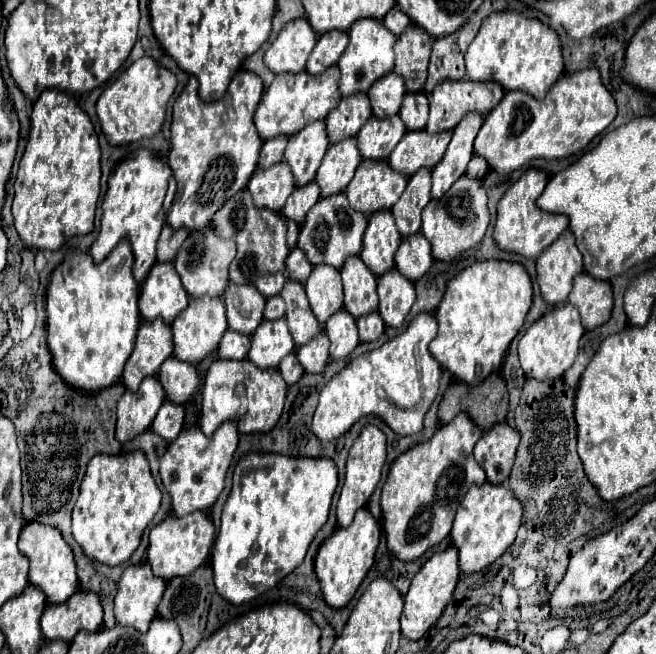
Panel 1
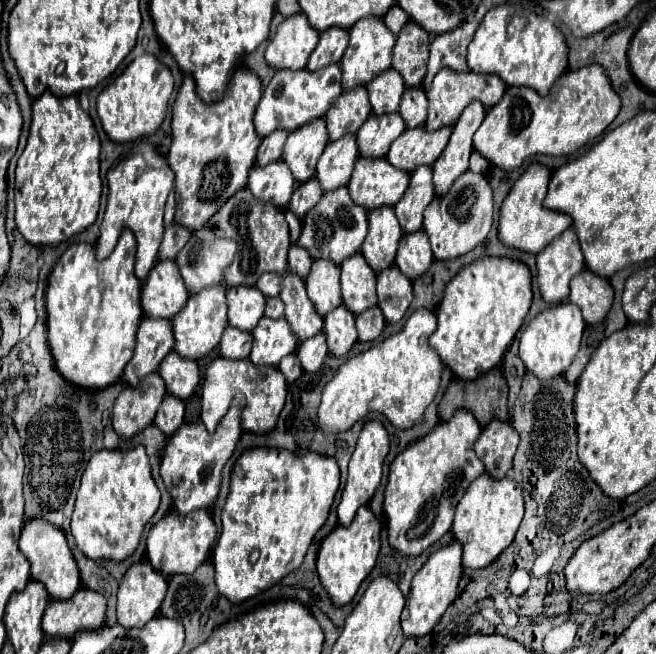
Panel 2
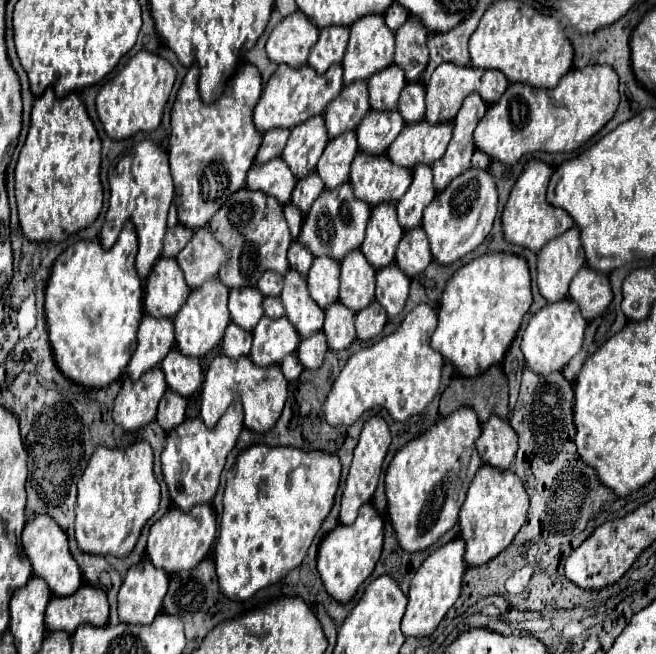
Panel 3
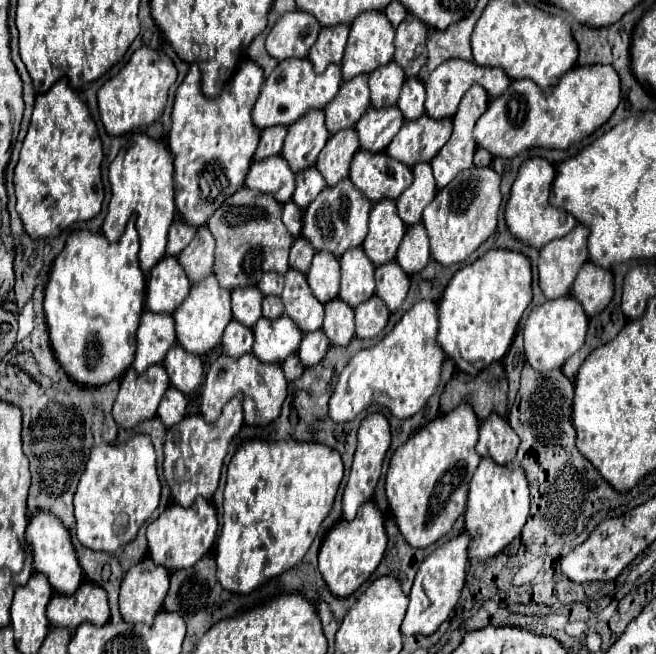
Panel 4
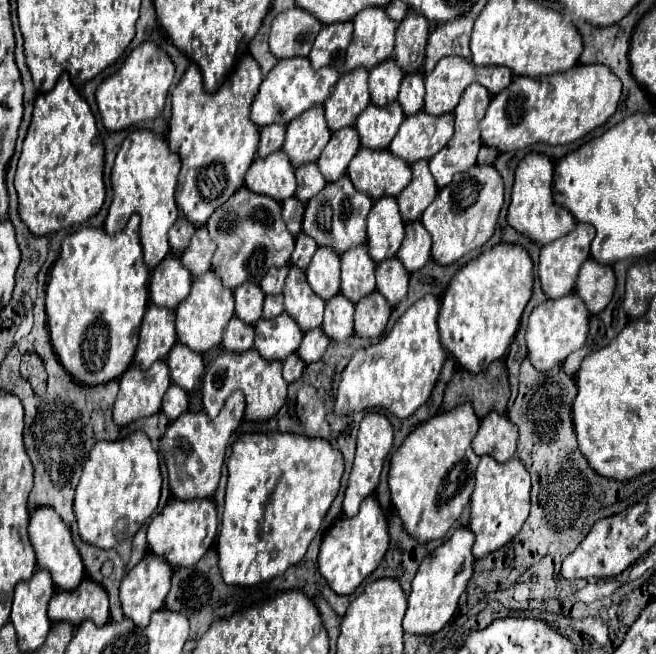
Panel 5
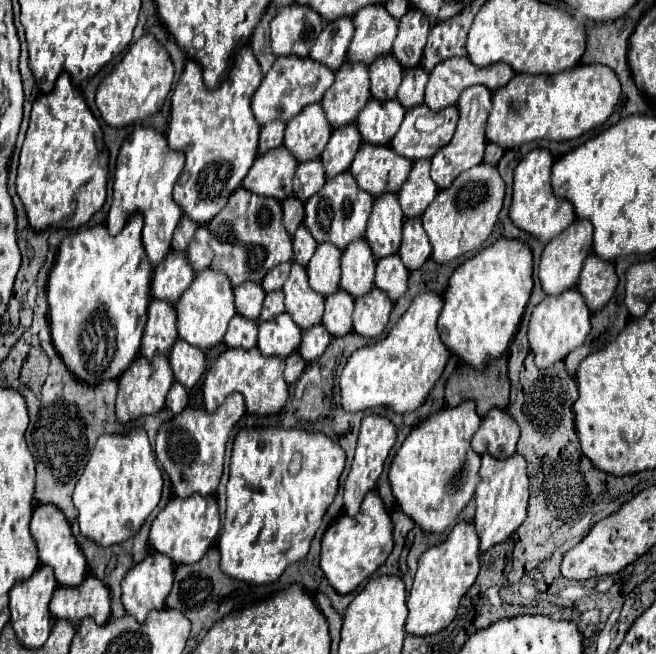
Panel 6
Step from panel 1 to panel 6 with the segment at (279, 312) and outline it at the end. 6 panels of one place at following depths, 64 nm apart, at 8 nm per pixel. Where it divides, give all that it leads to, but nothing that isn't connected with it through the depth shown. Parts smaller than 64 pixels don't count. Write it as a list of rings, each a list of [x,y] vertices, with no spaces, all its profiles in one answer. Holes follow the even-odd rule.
[[[280,290],[276,292],[268,292],[264,298],[264,306],[262,306],[262,314],[258,318],[258,322],[266,322],[272,320],[274,316],[284,312],[284,294]]]

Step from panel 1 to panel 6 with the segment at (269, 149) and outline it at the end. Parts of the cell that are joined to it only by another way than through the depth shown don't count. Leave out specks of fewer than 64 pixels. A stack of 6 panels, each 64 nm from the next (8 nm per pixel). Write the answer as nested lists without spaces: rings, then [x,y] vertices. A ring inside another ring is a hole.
[[[274,120],[274,122],[268,122],[262,126],[260,130],[260,146],[258,146],[258,152],[264,154],[272,148],[278,148],[284,140],[284,128],[286,124],[280,122],[280,120]]]

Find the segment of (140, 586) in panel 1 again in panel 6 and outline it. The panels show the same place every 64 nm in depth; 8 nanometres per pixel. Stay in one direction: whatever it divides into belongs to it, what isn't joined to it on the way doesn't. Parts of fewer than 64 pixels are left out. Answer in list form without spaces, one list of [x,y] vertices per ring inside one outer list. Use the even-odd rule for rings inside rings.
[[[160,552],[148,554],[142,562],[134,564],[122,580],[122,604],[130,616],[140,624],[150,610],[164,608],[166,596],[174,580],[174,564]]]

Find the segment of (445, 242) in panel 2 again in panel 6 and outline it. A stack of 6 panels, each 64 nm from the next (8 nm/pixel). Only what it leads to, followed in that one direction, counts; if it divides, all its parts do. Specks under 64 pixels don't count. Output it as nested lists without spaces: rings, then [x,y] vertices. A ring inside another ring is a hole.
[[[478,164],[462,172],[448,190],[440,190],[436,194],[432,204],[422,214],[422,222],[432,244],[432,258],[438,264],[450,262],[478,248],[490,236],[502,208],[504,188],[504,180],[500,178],[496,166]]]

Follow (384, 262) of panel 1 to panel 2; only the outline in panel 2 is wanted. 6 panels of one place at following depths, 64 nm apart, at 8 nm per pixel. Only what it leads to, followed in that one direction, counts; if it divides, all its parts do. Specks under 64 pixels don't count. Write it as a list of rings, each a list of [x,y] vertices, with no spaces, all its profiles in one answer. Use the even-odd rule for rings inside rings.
[[[392,206],[374,208],[368,214],[368,236],[362,244],[362,254],[374,272],[382,272],[394,264],[402,228],[394,216]]]

